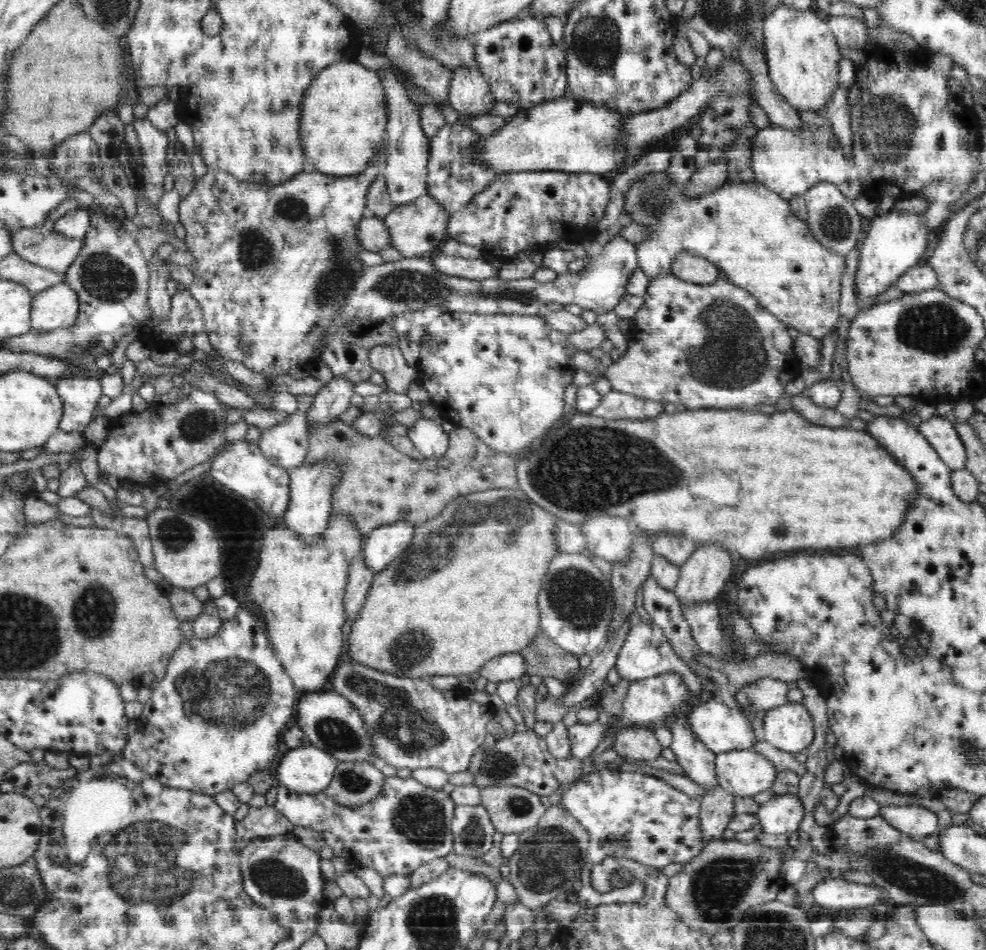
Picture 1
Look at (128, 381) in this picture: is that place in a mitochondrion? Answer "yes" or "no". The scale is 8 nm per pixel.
no

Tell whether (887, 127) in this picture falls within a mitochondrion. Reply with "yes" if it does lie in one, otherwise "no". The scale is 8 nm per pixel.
yes

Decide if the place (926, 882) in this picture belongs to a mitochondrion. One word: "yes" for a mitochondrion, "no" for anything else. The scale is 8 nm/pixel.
yes

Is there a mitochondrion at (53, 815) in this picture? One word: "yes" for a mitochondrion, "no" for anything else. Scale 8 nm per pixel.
no

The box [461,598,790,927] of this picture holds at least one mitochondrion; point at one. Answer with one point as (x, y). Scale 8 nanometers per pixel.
(719, 887)

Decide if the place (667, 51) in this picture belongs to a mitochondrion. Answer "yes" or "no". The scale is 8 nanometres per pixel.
no

